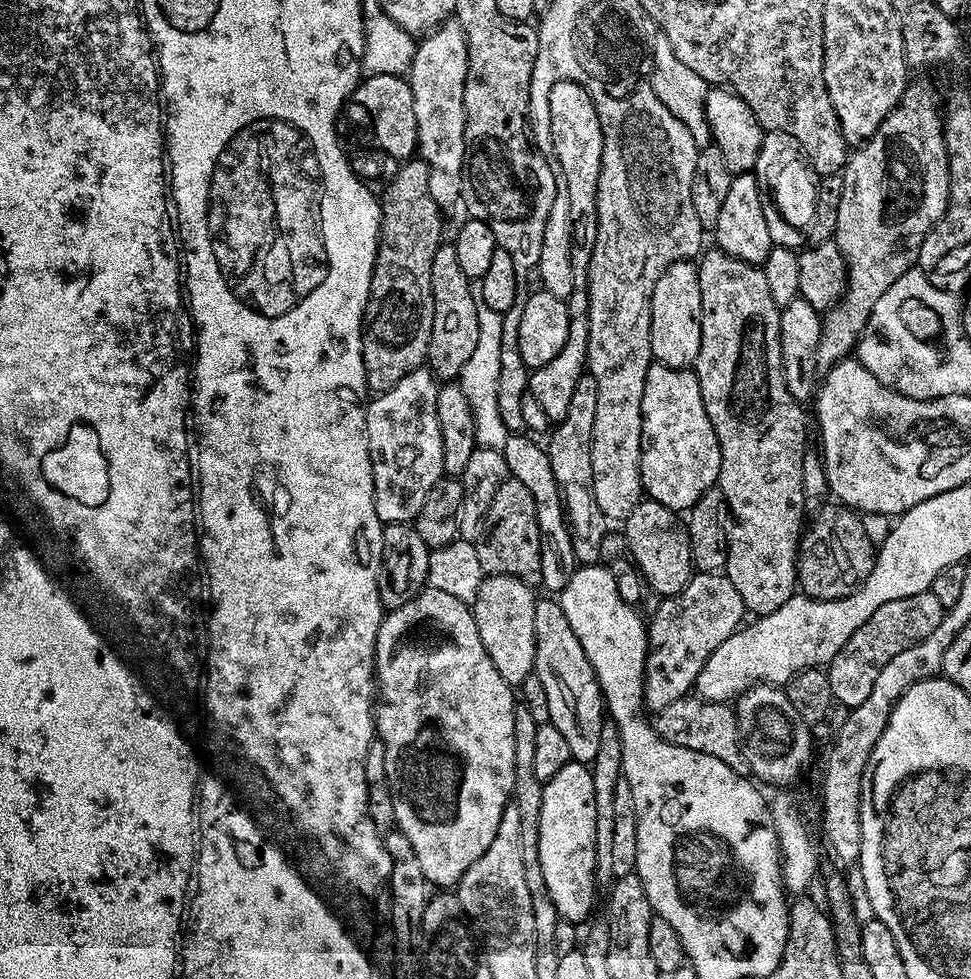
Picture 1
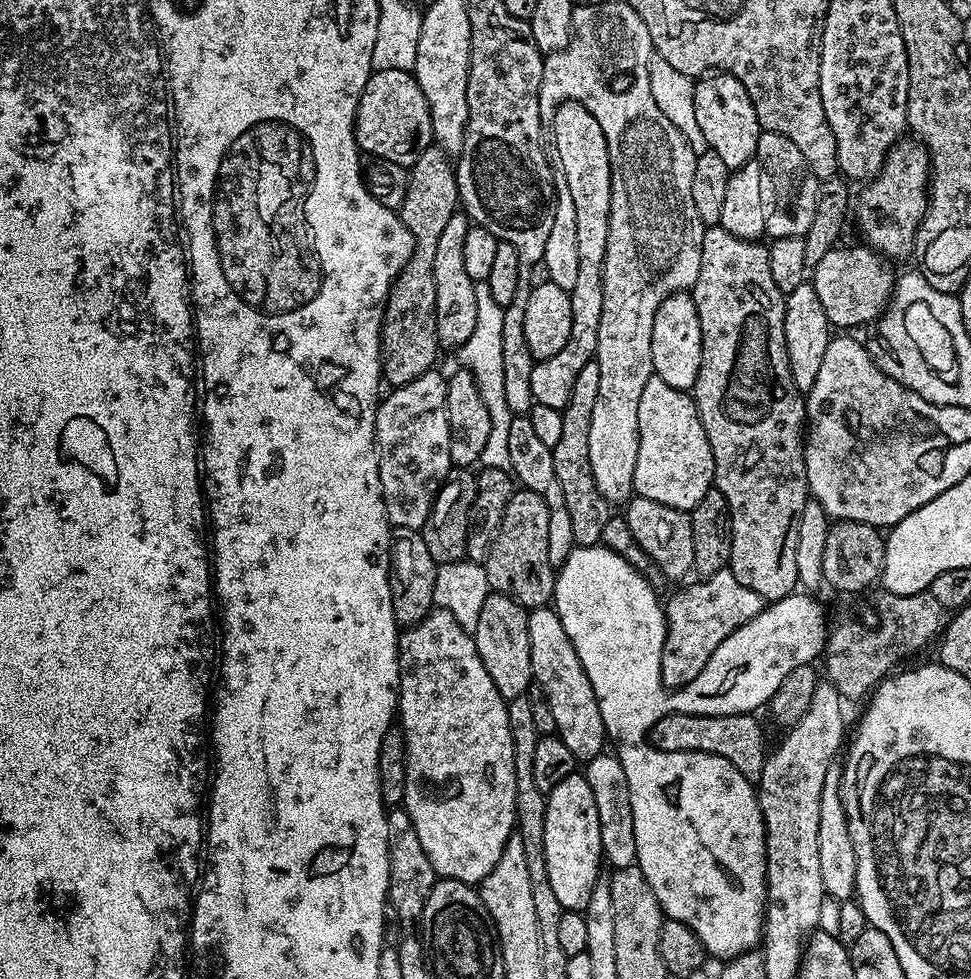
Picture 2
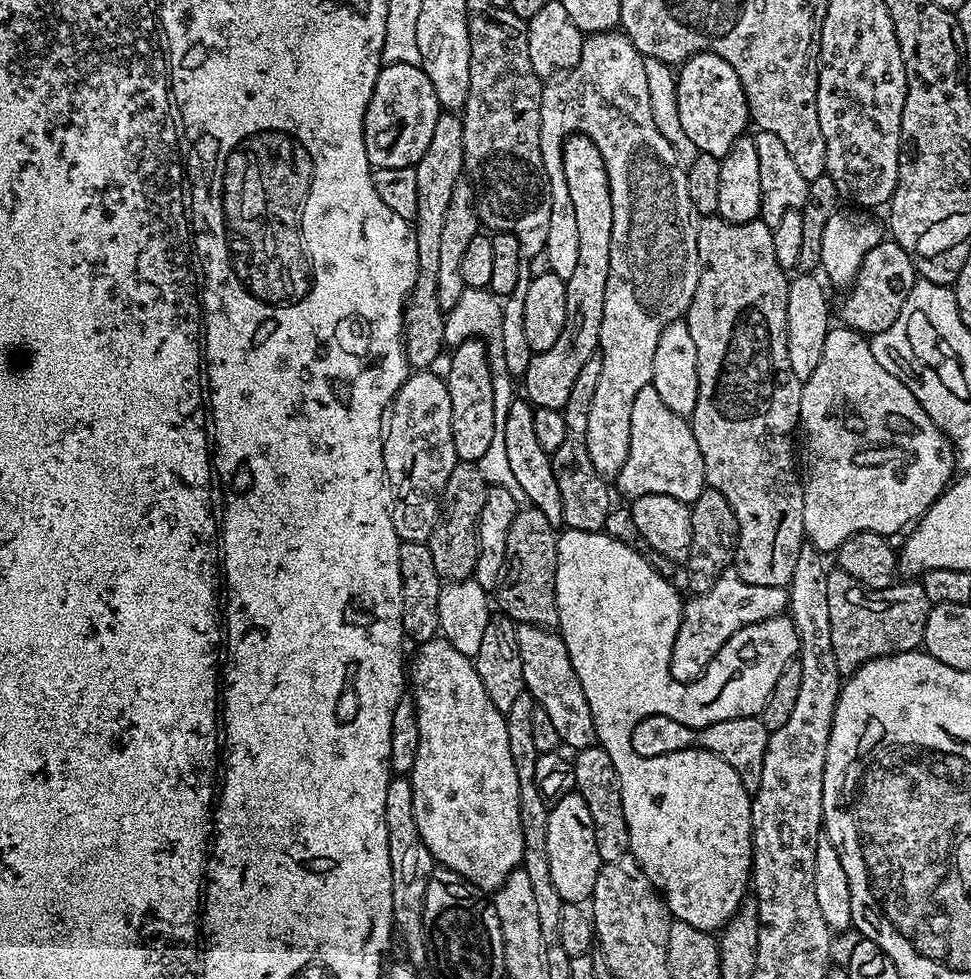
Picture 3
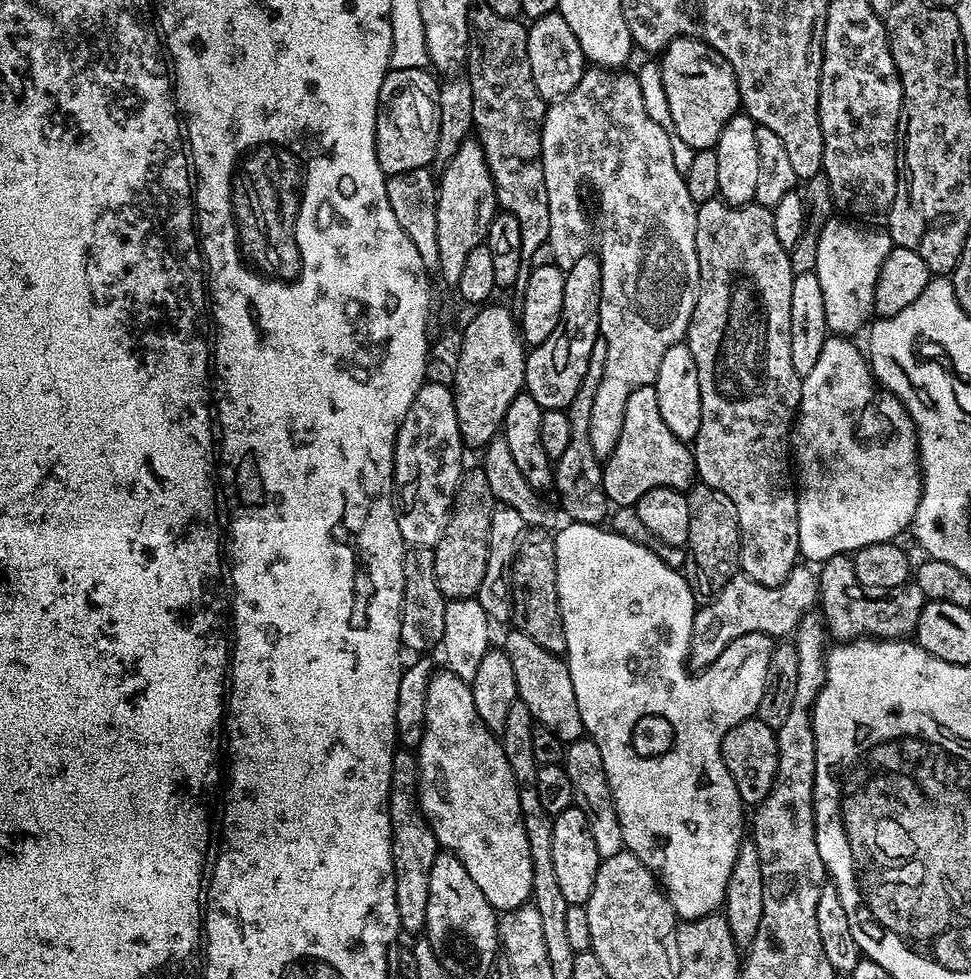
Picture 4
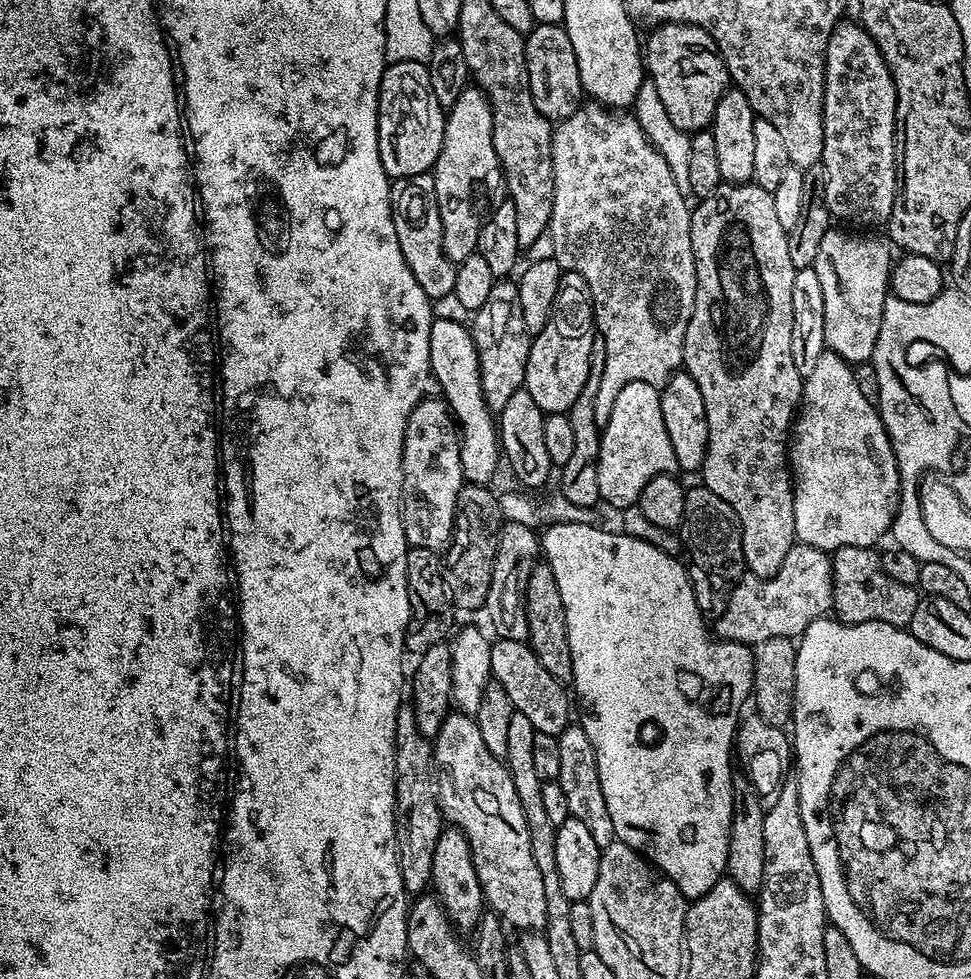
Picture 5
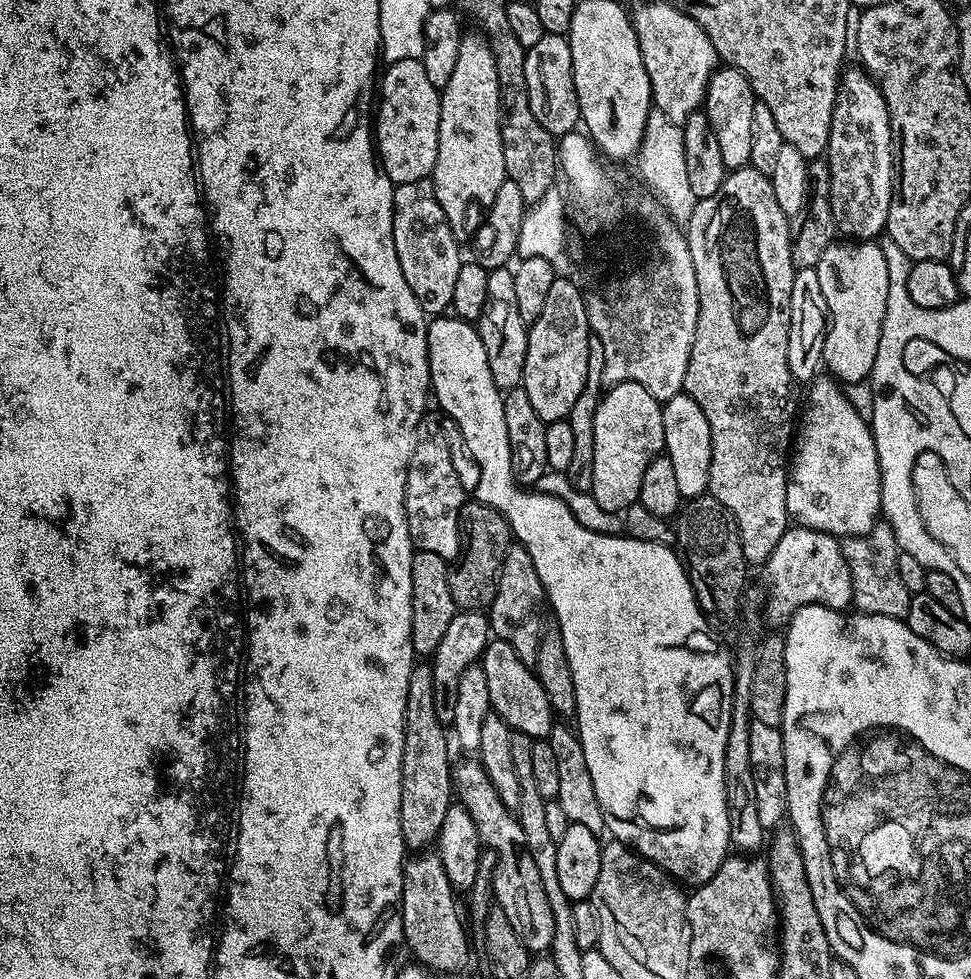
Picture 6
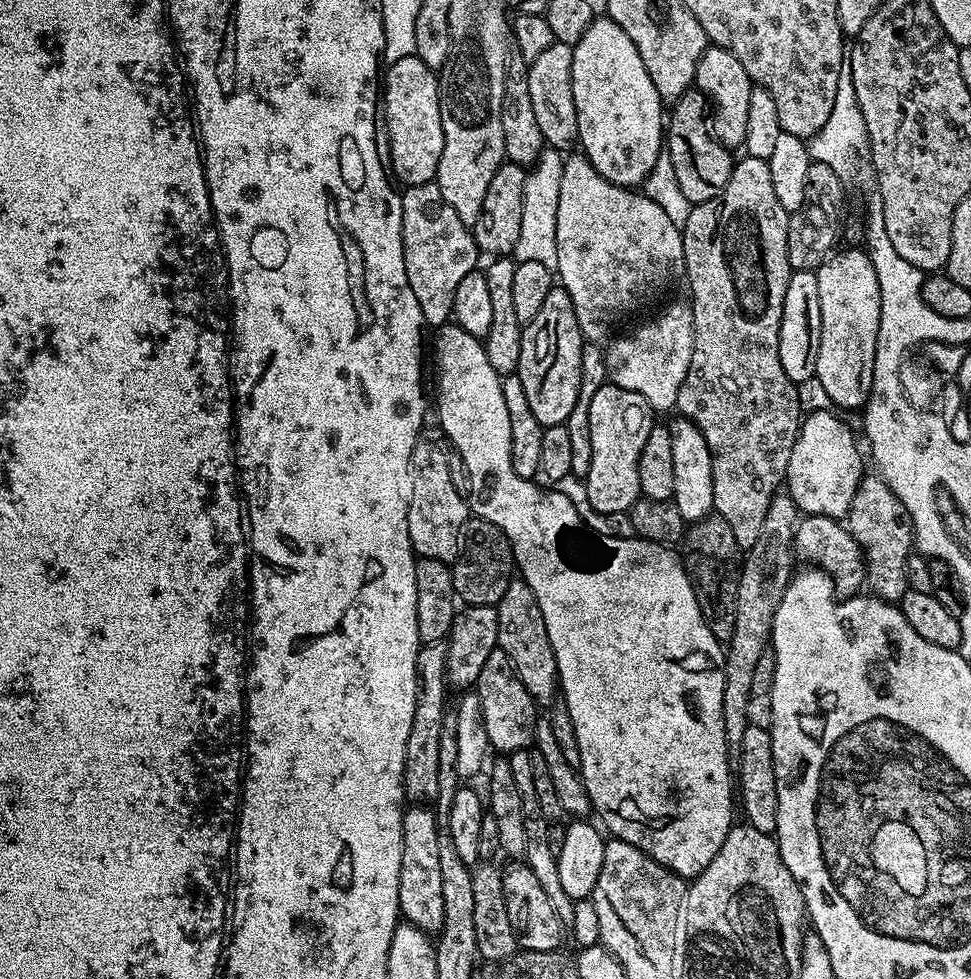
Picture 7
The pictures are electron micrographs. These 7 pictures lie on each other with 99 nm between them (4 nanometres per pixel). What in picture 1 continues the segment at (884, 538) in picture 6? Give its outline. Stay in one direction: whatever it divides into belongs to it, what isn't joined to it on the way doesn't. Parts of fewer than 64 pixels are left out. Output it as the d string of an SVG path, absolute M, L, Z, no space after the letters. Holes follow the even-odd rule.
M931 590L922 594L910 594L910 598L898 598L894 602L886 602L886 606L878 606L878 610L874 610L870 622L866 622L866 626L854 630L854 634L850 634L846 646L842 646L842 650L838 650L838 654L832 659L831 664L827 665L826 671L833 701L837 705L845 704L845 709L848 710L858 707L870 695L870 689L874 687L874 678L878 678L882 666L886 666L886 662L890 662L890 658L894 658L894 654L898 654L902 650L913 650L923 640L930 638L930 634L934 634L934 630L938 630L938 622L942 622L945 611L942 602L938 602L938 598L934 598Z

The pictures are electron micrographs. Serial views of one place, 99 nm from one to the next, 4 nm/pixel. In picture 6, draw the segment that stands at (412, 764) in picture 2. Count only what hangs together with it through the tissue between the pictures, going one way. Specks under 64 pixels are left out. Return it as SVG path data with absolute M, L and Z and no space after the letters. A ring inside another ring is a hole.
M464 759L468 760L461 764L459 761L453 767L452 783L459 803L470 810L470 818L474 818L474 826L478 826L481 845L496 852L492 879L495 903L506 914L506 918L510 918L510 926L514 926L529 953L547 953L554 942L554 914L542 886L542 874L538 874L538 866L534 866L534 858L530 858L530 850L526 850L526 834L522 834L519 819L504 805L502 798L498 798L498 790L494 790L479 759Z

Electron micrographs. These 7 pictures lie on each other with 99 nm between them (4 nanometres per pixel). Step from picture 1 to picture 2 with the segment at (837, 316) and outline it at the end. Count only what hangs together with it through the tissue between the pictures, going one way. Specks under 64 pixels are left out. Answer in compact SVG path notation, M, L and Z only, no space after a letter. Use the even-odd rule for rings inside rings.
M901 139L893 144L888 151L888 157L884 160L880 172L863 185L860 197L854 200L854 220L864 235L863 243L881 257L904 256L913 251L916 243L916 232L920 229L920 223L924 217L924 211L928 209L928 197L930 195L930 169L928 167L928 149L915 139Z

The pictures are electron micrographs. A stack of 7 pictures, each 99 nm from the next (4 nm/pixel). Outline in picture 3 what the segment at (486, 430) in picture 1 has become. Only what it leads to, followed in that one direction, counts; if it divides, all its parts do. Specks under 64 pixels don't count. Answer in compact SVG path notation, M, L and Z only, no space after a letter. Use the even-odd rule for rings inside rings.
M464 288L462 296L458 298L455 306L445 313L444 332L445 335L452 336L452 334L458 333L459 330L470 330L471 335L484 341L491 368L491 381L494 391L494 426L496 427L497 436L494 442L490 442L490 447L482 458L475 461L475 463L489 487L494 485L502 486L504 490L508 490L513 495L516 503L522 504L527 501L528 493L521 489L515 480L514 473L511 472L510 461L506 458L506 444L503 437L506 428L507 411L510 410L512 401L516 399L516 392L514 392L515 381L506 367L505 343L502 342L506 321L504 321L499 303L501 304L501 301L489 289Z

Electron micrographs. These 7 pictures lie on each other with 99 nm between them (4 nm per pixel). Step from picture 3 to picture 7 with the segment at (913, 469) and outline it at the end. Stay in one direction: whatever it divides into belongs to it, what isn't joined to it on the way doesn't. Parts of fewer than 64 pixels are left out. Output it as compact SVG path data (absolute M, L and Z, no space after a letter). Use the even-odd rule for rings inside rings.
M812 412L800 421L800 432L794 442L794 450L790 450L790 462L786 477L786 495L796 503L804 516L829 516L835 520L847 517L850 506L854 502L854 494L858 490L861 478L866 474L864 460L860 457L860 448L856 445L856 436L832 412Z

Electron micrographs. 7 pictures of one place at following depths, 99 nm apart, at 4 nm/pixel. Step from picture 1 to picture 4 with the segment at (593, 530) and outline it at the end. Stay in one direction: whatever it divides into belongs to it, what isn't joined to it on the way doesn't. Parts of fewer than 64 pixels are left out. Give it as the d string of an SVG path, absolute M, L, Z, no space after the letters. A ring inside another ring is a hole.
M600 335L594 342L594 350L590 350L590 366L586 366L586 378L582 378L578 394L574 394L566 409L570 418L570 443L566 445L562 458L554 461L554 493L556 492L558 508L569 521L577 524L603 525L610 512L610 501L604 489L602 460L594 454L594 446L590 442L590 413L605 370L606 338Z

